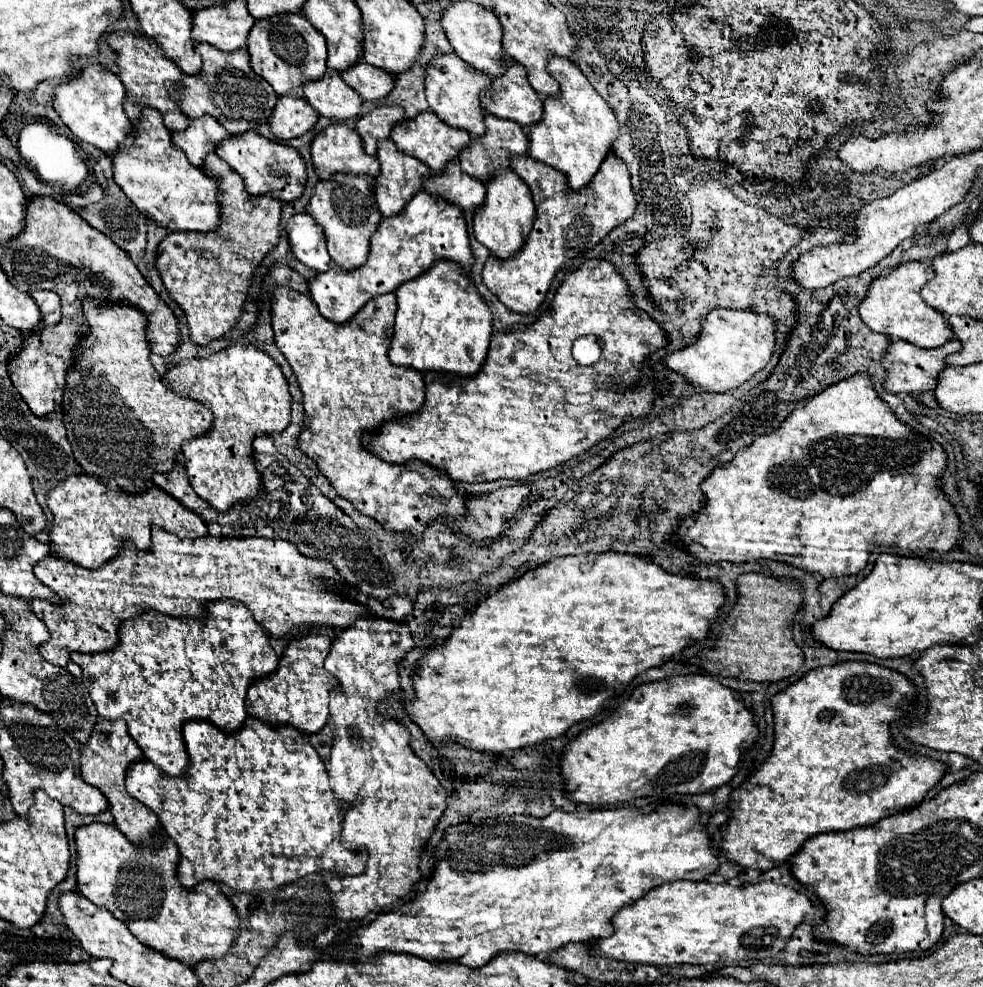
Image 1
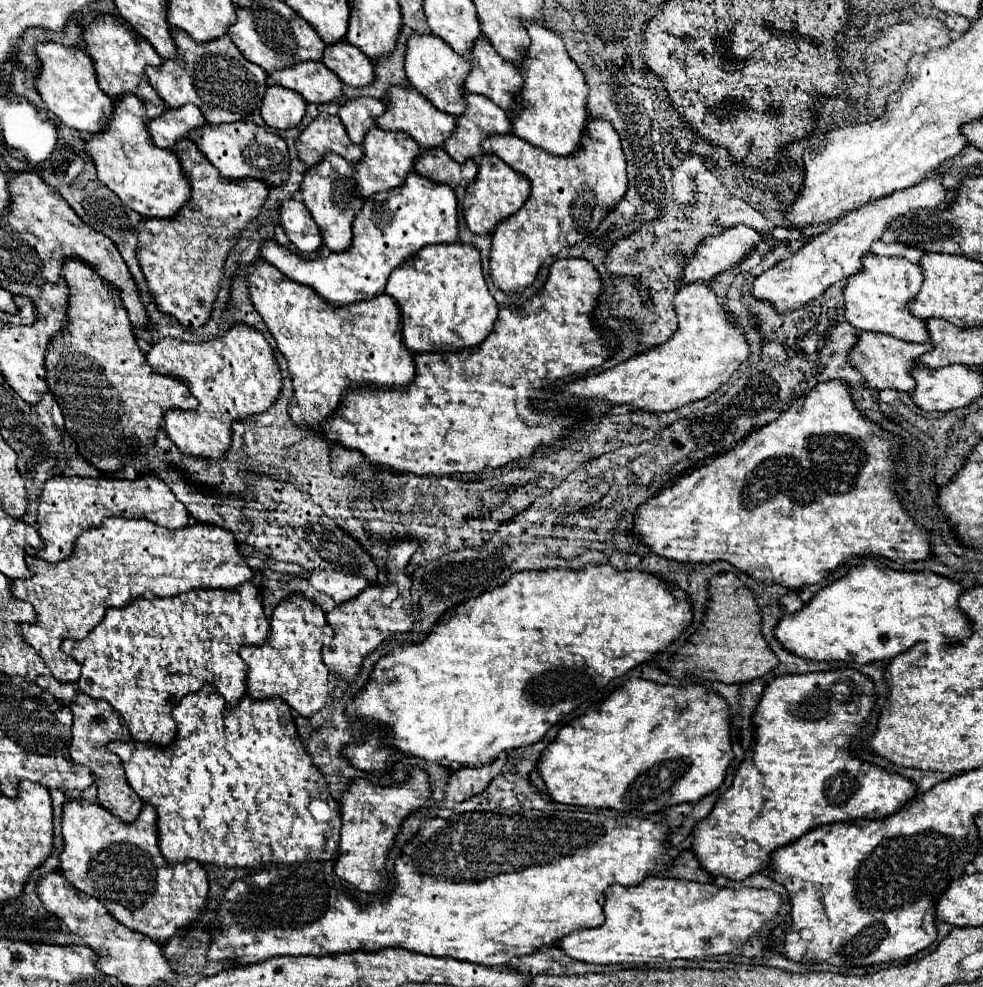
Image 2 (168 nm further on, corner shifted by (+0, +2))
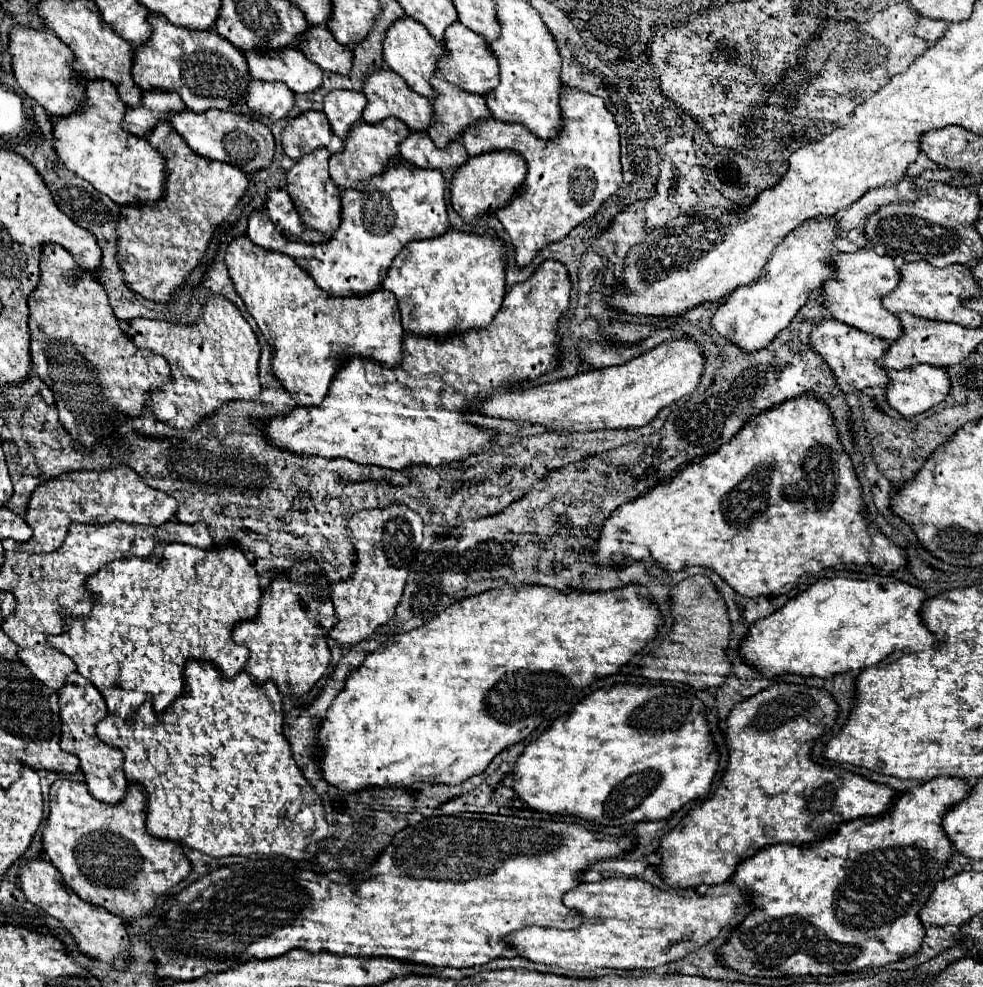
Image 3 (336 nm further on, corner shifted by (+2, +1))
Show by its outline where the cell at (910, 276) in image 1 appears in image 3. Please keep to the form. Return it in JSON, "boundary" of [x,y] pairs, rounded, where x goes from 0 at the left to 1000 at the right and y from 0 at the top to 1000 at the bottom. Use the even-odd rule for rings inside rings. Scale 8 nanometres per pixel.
{"boundary":[[[874,252],[870,256],[854,256],[847,262],[847,268],[851,273],[851,283],[841,285],[837,291],[837,309],[847,319],[847,323],[902,345],[915,343],[919,339],[917,325],[896,307],[896,303],[904,299],[904,295],[917,285],[917,277],[910,271],[908,260],[892,258],[888,252]]]}

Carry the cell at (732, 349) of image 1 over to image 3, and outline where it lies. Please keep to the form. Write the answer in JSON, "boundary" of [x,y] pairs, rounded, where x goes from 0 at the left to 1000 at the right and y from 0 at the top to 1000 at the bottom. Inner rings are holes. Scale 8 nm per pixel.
{"boundary":[[[705,341],[681,343],[634,370],[589,378],[579,384],[532,396],[502,400],[487,412],[487,416],[512,425],[540,427],[542,431],[554,431],[563,437],[654,433],[662,429],[674,412],[703,400],[713,386],[715,374],[717,358]]]}

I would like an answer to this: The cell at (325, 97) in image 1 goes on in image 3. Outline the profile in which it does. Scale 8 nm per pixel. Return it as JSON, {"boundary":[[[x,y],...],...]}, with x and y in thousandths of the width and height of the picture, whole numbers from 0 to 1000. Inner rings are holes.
{"boundary":[[[292,50],[278,56],[249,54],[253,74],[263,82],[290,84],[298,94],[316,94],[329,86],[329,72],[304,50]]]}

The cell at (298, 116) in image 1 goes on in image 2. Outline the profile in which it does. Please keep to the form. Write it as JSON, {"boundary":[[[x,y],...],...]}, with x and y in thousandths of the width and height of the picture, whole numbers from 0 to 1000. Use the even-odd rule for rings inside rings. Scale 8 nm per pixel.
{"boundary":[[[272,87],[263,111],[272,128],[290,132],[306,124],[306,120],[310,118],[310,107],[312,103],[308,103],[304,95],[296,91],[288,91],[286,87]]]}

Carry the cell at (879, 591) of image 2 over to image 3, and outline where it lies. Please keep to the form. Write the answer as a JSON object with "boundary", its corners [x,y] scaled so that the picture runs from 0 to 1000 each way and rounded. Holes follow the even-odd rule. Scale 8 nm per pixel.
{"boundary":[[[851,579],[839,581],[821,599],[801,609],[795,617],[778,627],[770,627],[760,647],[754,653],[754,664],[760,672],[768,674],[780,686],[809,682],[809,684],[829,684],[845,686],[849,682],[878,680],[880,676],[892,674],[910,658],[927,658],[933,653],[951,653],[953,643],[949,643],[937,627],[937,615],[943,609],[943,601],[935,595],[919,591],[910,585],[886,583],[880,587],[868,587]]]}

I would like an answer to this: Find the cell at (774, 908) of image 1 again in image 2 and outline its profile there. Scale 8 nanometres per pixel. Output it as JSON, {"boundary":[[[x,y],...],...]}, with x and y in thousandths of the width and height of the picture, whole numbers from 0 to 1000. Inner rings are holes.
{"boundary":[[[658,888],[654,894],[642,900],[624,896],[617,902],[617,910],[613,916],[615,934],[607,940],[585,942],[573,948],[567,954],[567,960],[571,960],[583,973],[601,975],[601,977],[664,977],[687,971],[697,971],[697,973],[713,973],[721,969],[725,971],[742,967],[746,960],[756,958],[762,952],[762,948],[766,948],[776,938],[776,934],[784,932],[790,926],[795,916],[797,916],[795,910],[784,902],[774,902],[774,900],[744,902],[744,900],[729,900],[727,896],[711,896],[689,890],[677,890],[677,888]]]}

